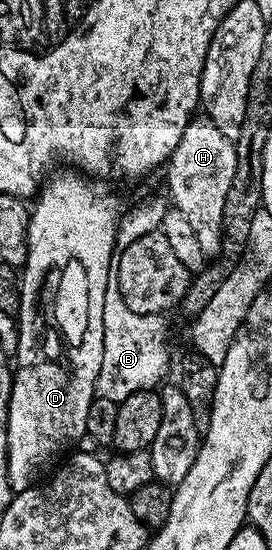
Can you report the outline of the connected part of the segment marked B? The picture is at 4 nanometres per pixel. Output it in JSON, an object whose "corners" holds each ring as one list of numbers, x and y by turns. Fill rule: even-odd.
{"corners":[[118,278,105,285,104,338,105,352,95,384,96,396,120,403,143,389,155,389,169,369,167,320,160,314,134,312,121,295]]}

